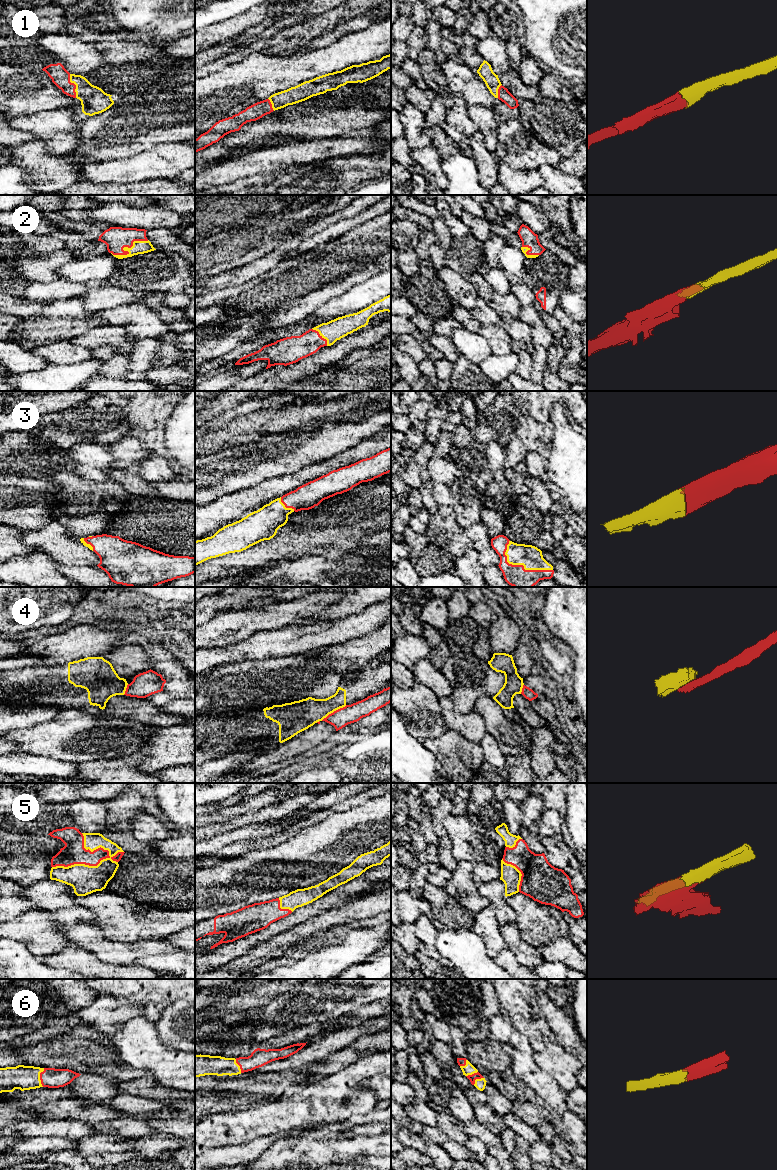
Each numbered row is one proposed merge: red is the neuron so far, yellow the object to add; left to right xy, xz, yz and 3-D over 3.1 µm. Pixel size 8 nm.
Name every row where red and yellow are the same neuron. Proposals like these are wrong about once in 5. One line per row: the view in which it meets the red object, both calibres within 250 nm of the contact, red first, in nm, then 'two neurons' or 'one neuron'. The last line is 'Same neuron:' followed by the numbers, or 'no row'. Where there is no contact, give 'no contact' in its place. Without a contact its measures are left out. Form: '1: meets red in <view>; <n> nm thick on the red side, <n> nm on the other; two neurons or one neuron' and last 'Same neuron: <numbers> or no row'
1: meets red in xy; 150 nm thick on the red side, 220 nm on the other; one neuron
2: meets red in xy; 190 nm thick on the red side, 110 nm on the other; one neuron
3: meets red in yz; 180 nm thick on the red side, 180 nm on the other; one neuron
4: meets red in xz; 150 nm thick on the red side, 220 nm on the other; two neurons
5: meets red in xy; 180 nm thick on the red side, 240 nm on the other; one neuron
6: meets red in xy; 160 nm thick on the red side, 190 nm on the other; one neuron
Same neuron: 1, 2, 3, 5, 6

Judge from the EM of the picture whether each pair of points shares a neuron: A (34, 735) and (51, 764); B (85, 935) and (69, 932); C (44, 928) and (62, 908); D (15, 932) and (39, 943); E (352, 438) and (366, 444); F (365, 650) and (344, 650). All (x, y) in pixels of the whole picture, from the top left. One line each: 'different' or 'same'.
A: different
B: same
C: different
D: same
E: different
F: same

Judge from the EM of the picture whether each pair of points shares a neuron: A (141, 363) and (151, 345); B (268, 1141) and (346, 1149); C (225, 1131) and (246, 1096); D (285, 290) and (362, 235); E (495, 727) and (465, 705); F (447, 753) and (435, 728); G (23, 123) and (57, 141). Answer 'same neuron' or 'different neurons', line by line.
A: same neuron
B: different neurons
C: different neurons
D: same neuron
E: different neurons
F: different neurons
G: same neuron

